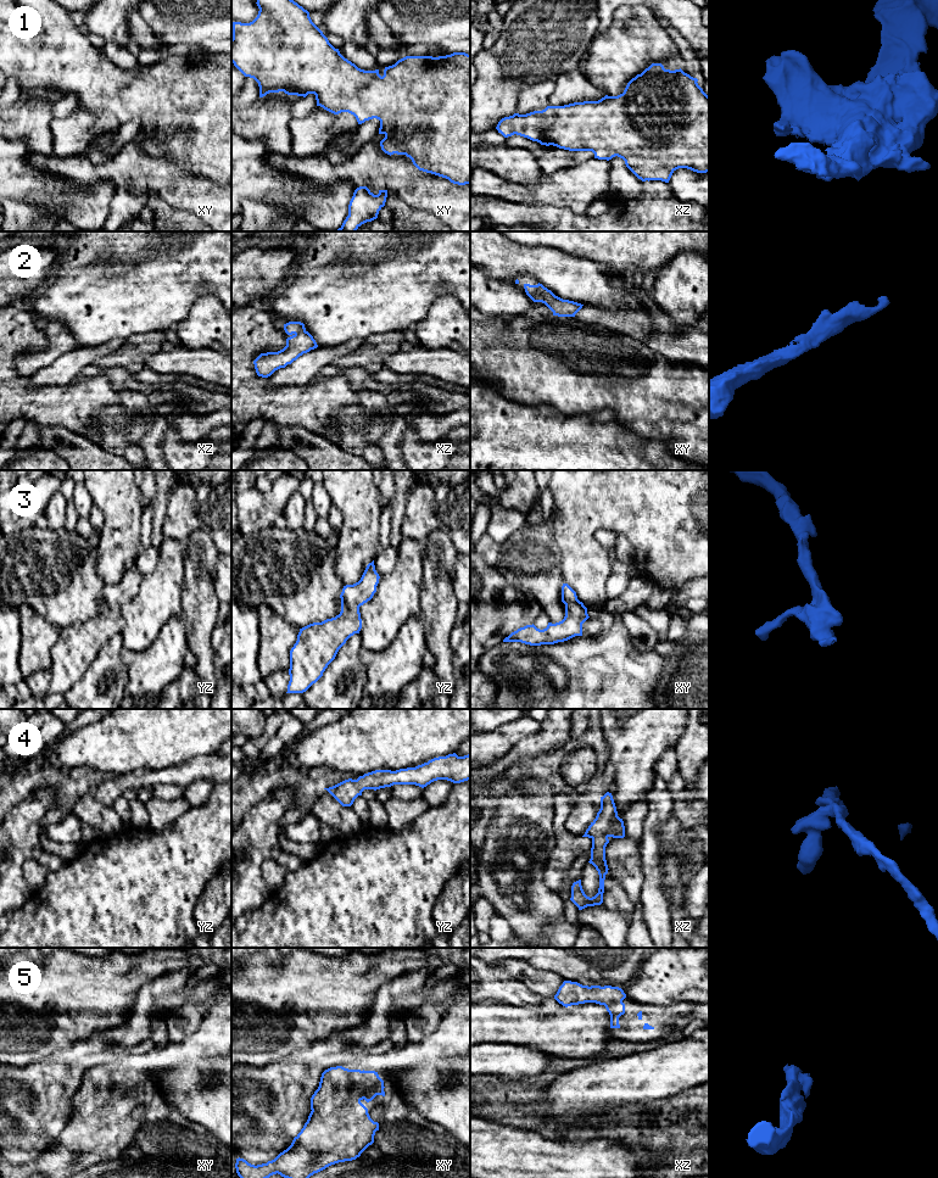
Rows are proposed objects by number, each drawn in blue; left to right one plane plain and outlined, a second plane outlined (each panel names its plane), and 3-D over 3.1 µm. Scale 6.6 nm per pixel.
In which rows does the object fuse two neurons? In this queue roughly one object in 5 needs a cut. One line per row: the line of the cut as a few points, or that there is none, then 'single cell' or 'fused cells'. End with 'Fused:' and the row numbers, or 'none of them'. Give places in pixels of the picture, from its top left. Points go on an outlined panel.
1: no cut; single cell
2: no cut; single cell
3: no cut; single cell
4: no cut; single cell
5: no cut; single cell
Fused: none of them

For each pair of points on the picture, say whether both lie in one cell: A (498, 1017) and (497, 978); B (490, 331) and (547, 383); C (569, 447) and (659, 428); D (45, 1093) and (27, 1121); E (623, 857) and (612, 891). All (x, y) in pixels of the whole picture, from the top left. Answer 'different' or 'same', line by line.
A: different
B: same
C: different
D: same
E: different

